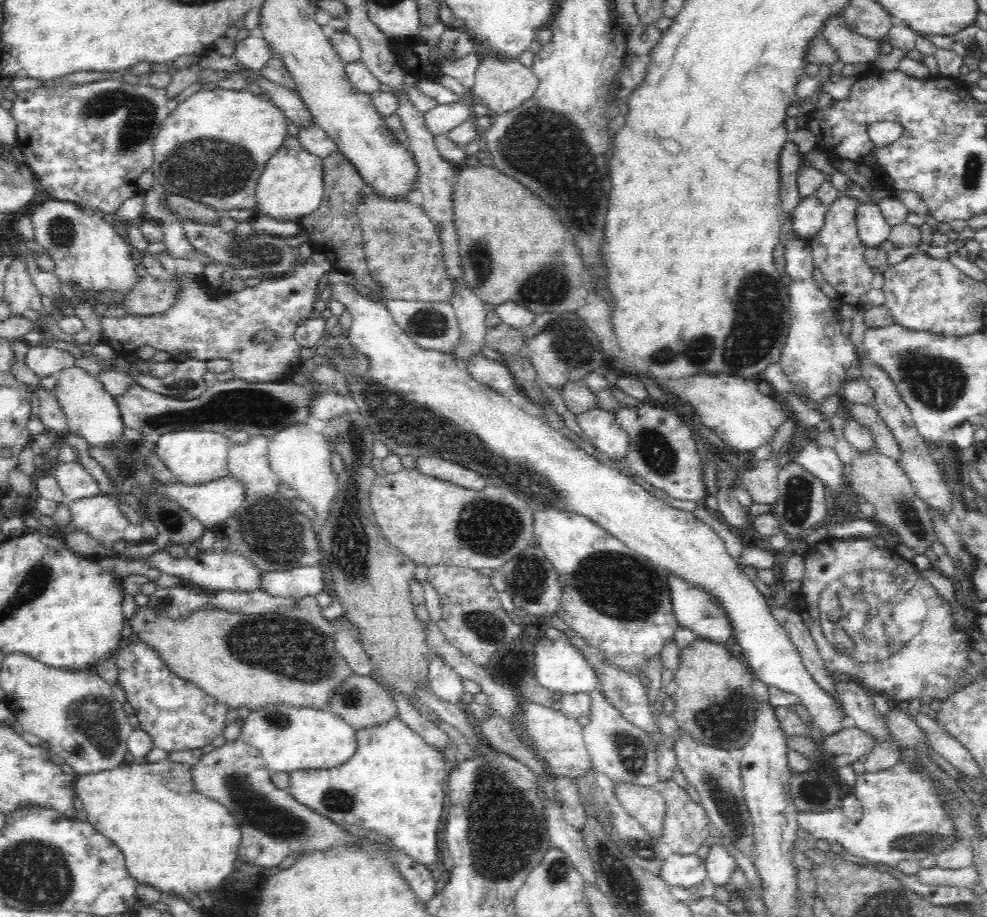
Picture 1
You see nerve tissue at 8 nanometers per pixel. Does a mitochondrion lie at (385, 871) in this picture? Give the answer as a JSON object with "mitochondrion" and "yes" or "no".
{"mitochondrion":"no"}

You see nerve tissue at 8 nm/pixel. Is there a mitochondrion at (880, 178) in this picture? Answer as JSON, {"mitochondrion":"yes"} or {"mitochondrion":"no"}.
{"mitochondrion":"no"}

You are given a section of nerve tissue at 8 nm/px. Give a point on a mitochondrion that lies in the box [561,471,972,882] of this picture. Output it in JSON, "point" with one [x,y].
{"point":[857,619]}

